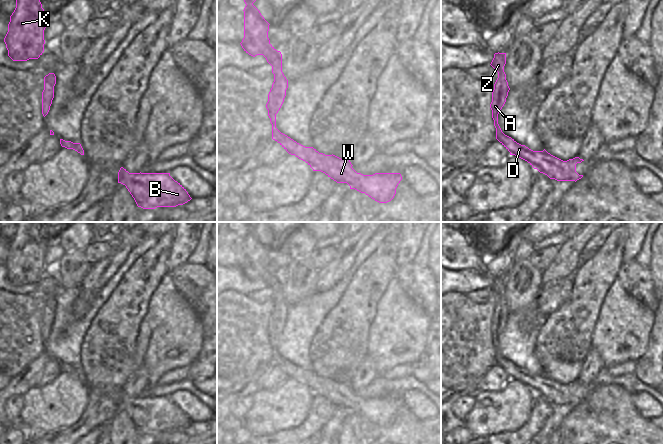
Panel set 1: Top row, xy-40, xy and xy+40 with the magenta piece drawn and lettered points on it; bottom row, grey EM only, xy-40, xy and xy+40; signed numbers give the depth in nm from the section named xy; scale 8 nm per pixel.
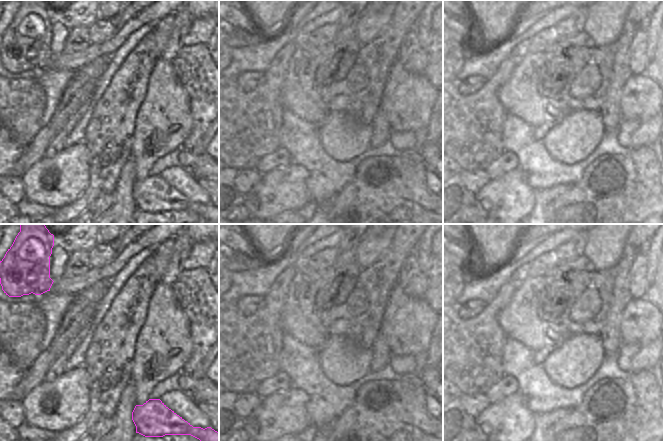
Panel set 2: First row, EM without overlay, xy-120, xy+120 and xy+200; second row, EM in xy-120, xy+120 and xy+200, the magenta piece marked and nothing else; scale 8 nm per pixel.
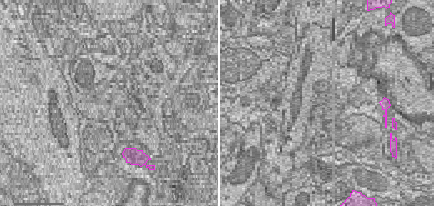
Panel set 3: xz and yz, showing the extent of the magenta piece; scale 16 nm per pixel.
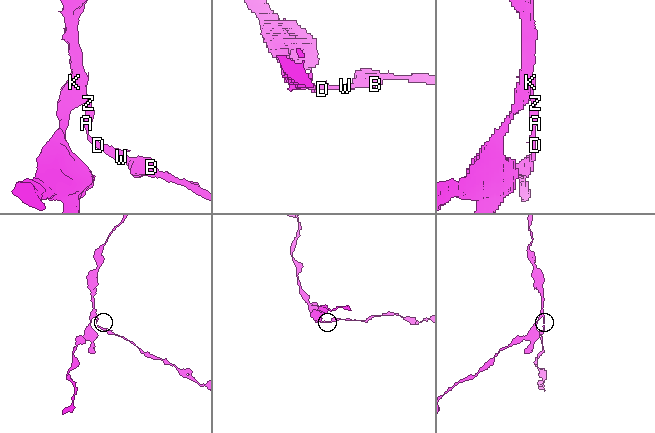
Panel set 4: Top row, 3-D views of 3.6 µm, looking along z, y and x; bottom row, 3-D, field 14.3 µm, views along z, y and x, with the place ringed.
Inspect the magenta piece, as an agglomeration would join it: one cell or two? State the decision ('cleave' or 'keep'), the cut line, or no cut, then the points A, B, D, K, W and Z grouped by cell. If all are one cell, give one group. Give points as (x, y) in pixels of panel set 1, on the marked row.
keep; cut none; groups A B D K W Z

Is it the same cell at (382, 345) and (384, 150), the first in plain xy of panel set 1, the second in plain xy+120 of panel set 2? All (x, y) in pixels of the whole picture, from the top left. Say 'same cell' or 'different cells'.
different cells

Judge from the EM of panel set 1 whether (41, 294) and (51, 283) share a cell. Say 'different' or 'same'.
same

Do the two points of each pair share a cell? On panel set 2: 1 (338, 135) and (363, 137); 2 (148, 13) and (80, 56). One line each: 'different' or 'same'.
1: same
2: same

